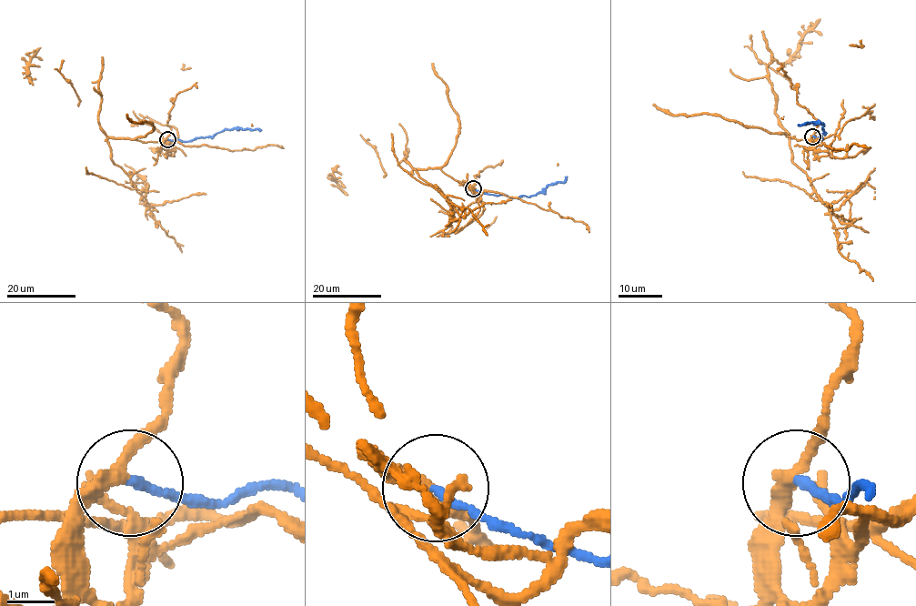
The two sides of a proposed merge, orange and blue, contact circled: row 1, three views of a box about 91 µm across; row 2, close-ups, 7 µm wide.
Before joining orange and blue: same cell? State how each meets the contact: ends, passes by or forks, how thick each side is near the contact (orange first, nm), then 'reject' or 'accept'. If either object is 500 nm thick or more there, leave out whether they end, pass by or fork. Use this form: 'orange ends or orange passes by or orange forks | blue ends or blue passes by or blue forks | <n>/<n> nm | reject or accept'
orange passes by | blue ends | 240/170 nm | reject

